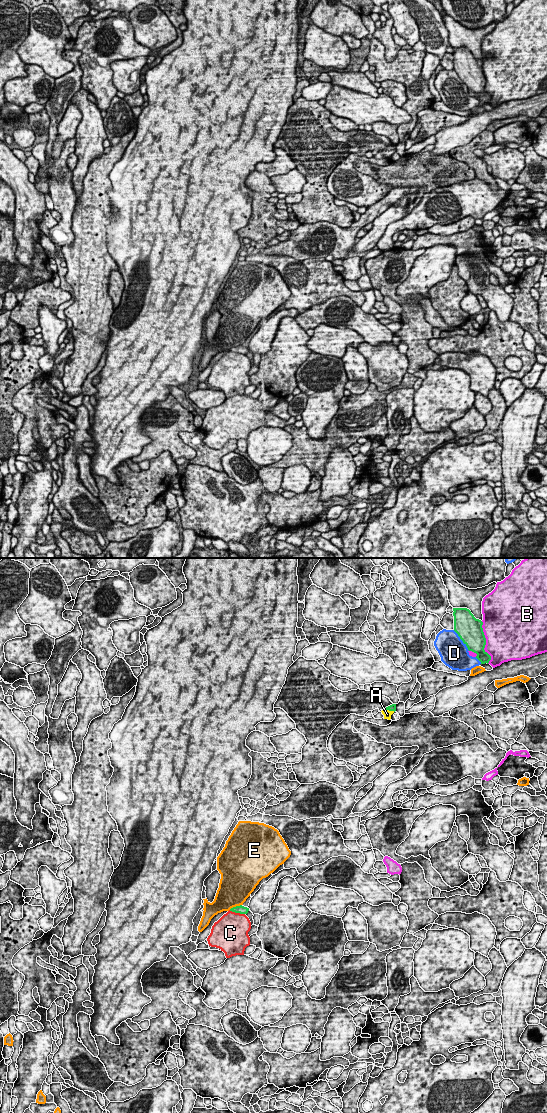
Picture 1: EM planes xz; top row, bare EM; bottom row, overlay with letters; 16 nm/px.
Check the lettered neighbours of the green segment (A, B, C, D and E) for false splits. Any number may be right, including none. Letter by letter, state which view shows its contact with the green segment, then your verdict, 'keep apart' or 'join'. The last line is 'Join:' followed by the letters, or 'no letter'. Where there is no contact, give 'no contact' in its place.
A: xz | join
B: xz | keep apart
C: xz | keep apart
D: xz | keep apart
E: xz | keep apart
Join: A

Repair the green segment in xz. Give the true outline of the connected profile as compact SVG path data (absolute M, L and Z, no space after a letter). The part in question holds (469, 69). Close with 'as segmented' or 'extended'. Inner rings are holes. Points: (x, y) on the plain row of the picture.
M453 48L454 71L458 74L469 91L477 94L481 104L489 103L491 96L484 90L486 78L483 72L483 62L476 59L467 48Z; as segmented

